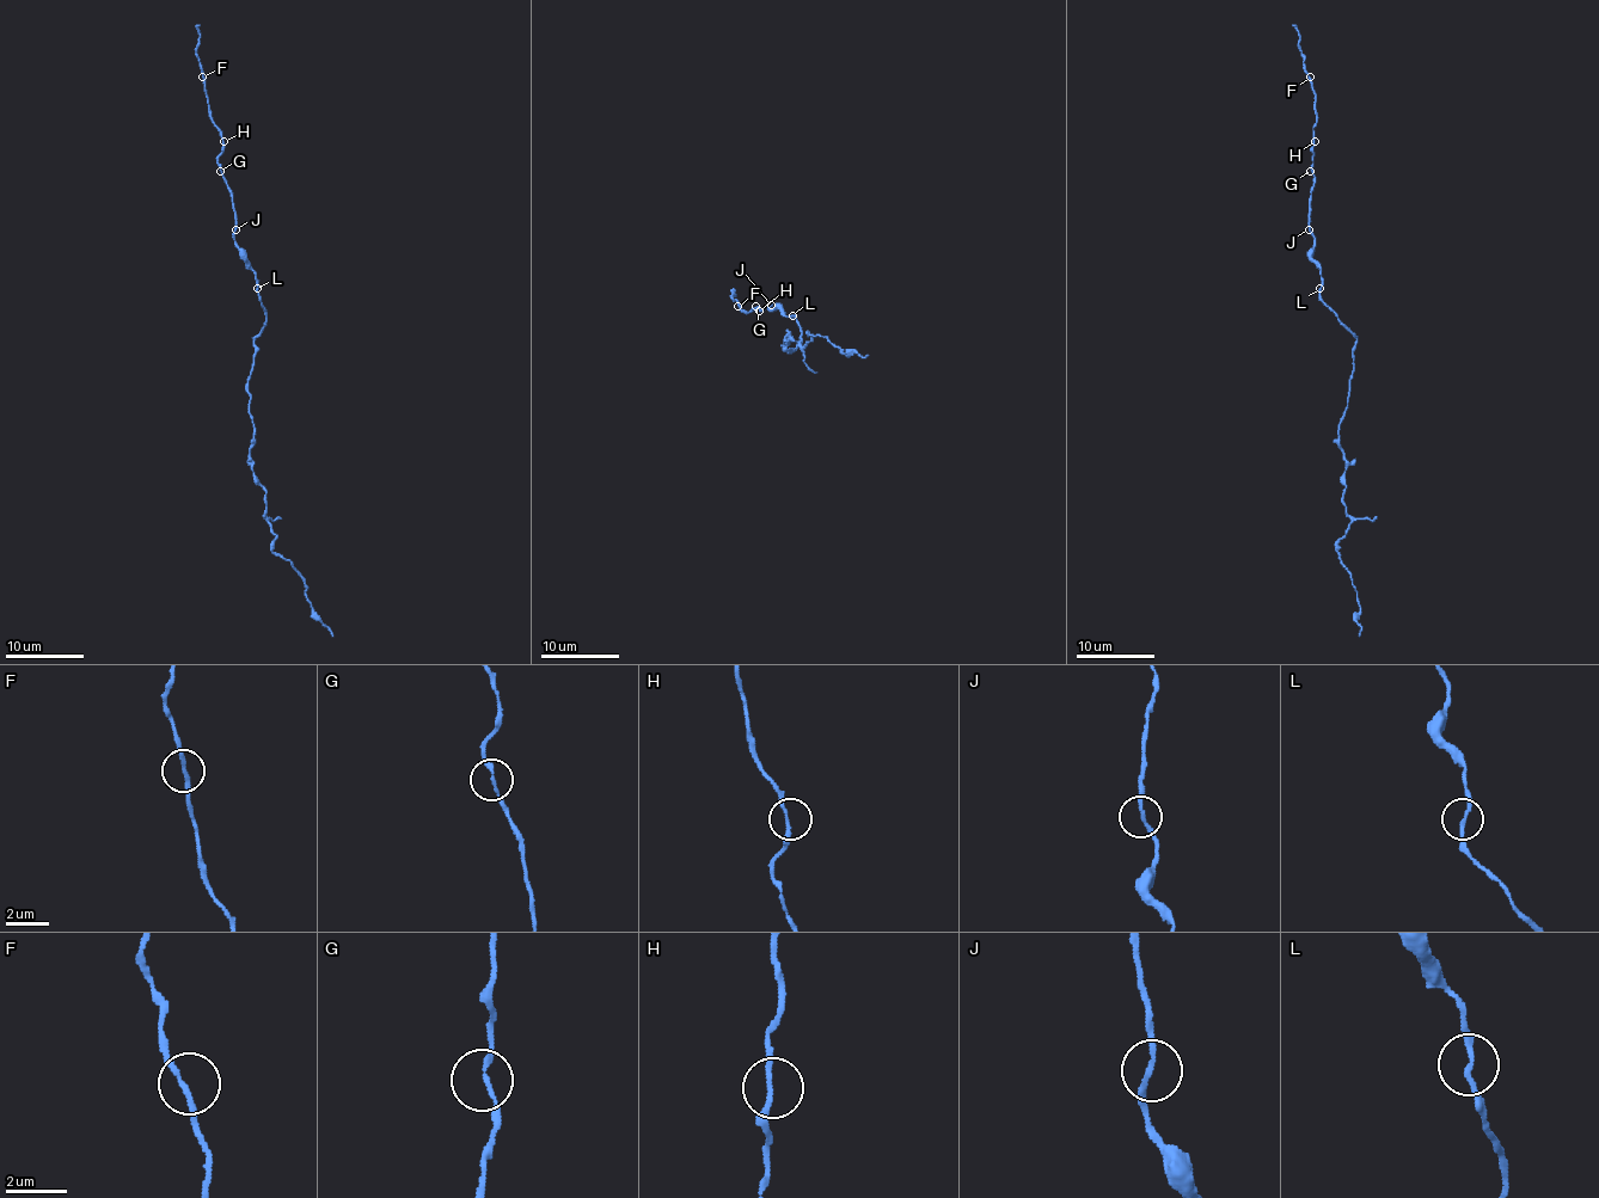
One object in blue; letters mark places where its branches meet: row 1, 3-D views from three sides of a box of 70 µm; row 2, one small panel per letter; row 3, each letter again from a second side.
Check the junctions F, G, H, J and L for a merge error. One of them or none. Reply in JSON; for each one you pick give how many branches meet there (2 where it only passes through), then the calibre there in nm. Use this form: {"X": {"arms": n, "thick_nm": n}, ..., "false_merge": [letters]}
{"false_merge": []}

